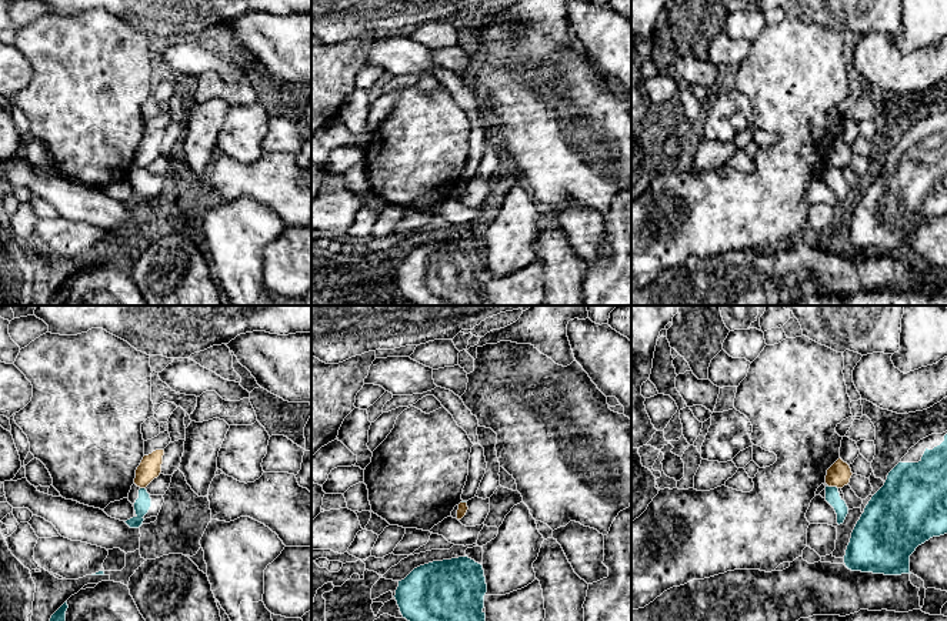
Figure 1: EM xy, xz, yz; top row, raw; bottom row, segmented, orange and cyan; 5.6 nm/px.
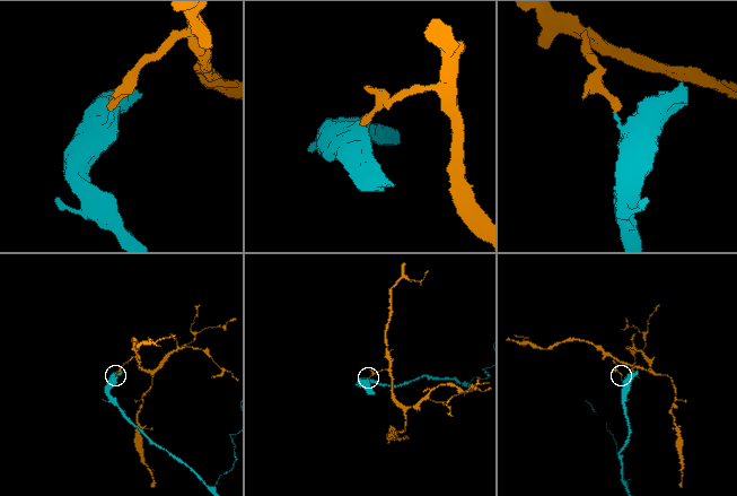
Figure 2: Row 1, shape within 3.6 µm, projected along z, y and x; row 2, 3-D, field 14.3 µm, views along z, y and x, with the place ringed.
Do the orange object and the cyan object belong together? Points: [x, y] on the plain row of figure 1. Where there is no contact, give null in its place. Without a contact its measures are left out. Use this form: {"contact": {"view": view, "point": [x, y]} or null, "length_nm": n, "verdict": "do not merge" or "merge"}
{"contact": {"view": "yz", "point": [833, 166]}, "length_nm": 70, "verdict": "do not merge"}

